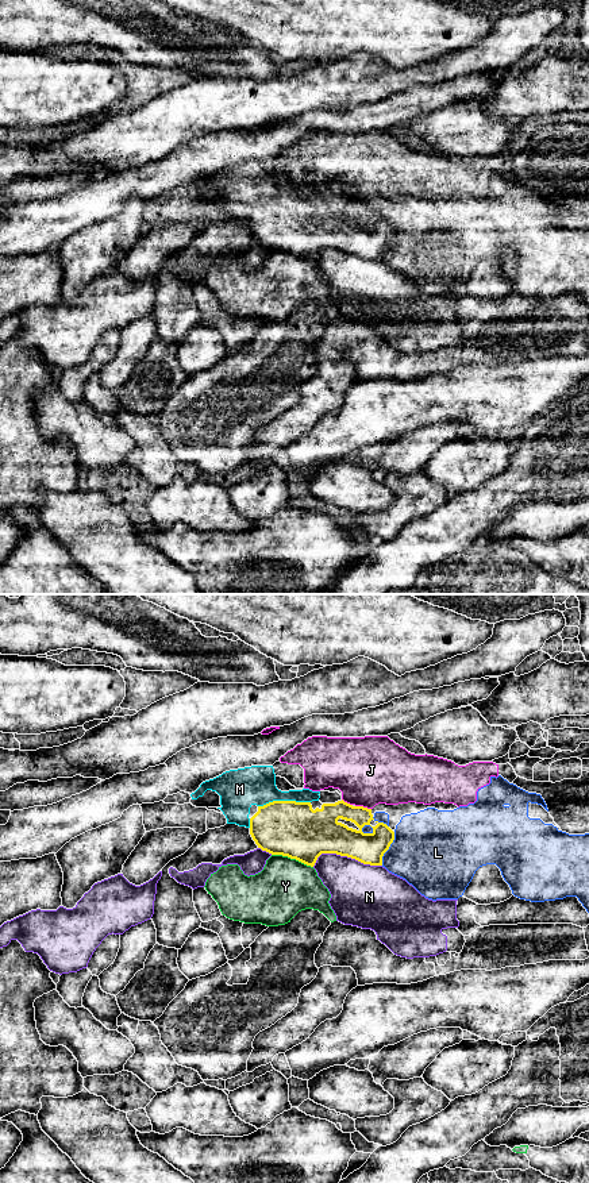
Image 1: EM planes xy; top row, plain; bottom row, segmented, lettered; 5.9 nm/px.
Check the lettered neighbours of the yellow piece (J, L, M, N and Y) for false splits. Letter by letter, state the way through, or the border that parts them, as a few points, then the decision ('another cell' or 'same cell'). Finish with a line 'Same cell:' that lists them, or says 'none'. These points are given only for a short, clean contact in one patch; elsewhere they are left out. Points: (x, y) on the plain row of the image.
J: border along xy (355, 200), (370, 204); another cell
L: another cell
M: runs through xy (288, 223), (284, 214), (284, 196), (272, 196), (255, 180); same cell
N: another cell
Y: another cell
Same cell: M

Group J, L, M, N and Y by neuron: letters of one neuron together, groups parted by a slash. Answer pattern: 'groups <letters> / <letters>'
groups J L / M / N / Y

